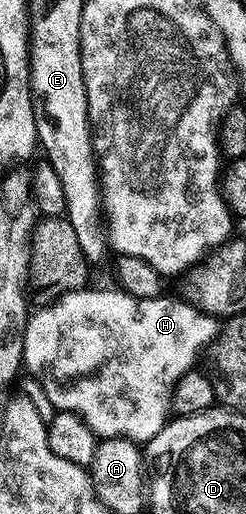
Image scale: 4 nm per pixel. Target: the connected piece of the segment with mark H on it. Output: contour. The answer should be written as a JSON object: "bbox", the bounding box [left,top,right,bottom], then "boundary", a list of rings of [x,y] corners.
{"bbox":[22,289,218,445],"boundary":[[[113,289],[113,291],[68,291],[60,296],[54,303],[46,307],[36,307],[28,316],[28,323],[24,327],[24,361],[22,364],[25,372],[36,378],[38,386],[44,390],[44,395],[53,403],[56,411],[69,411],[78,416],[100,439],[131,439],[137,445],[147,444],[149,439],[154,438],[170,418],[172,409],[172,394],[174,385],[187,371],[197,366],[196,358],[200,355],[203,347],[208,347],[217,342],[218,323],[213,316],[208,315],[200,308],[192,306],[191,303],[180,299],[136,299],[133,295],[127,295],[125,291]]]}

